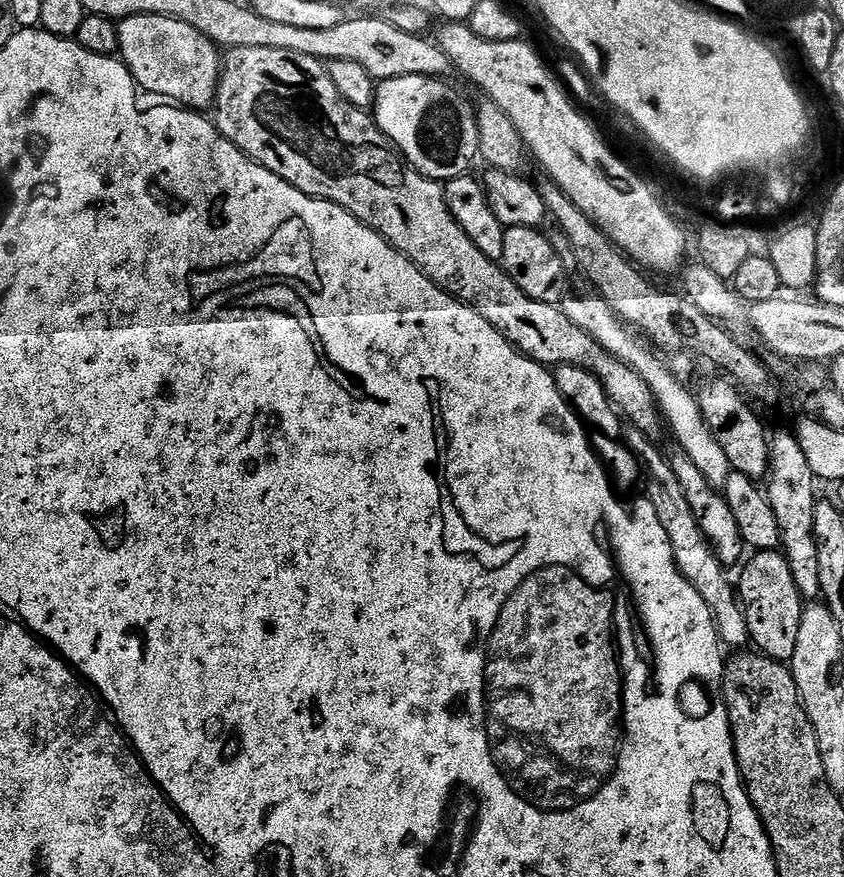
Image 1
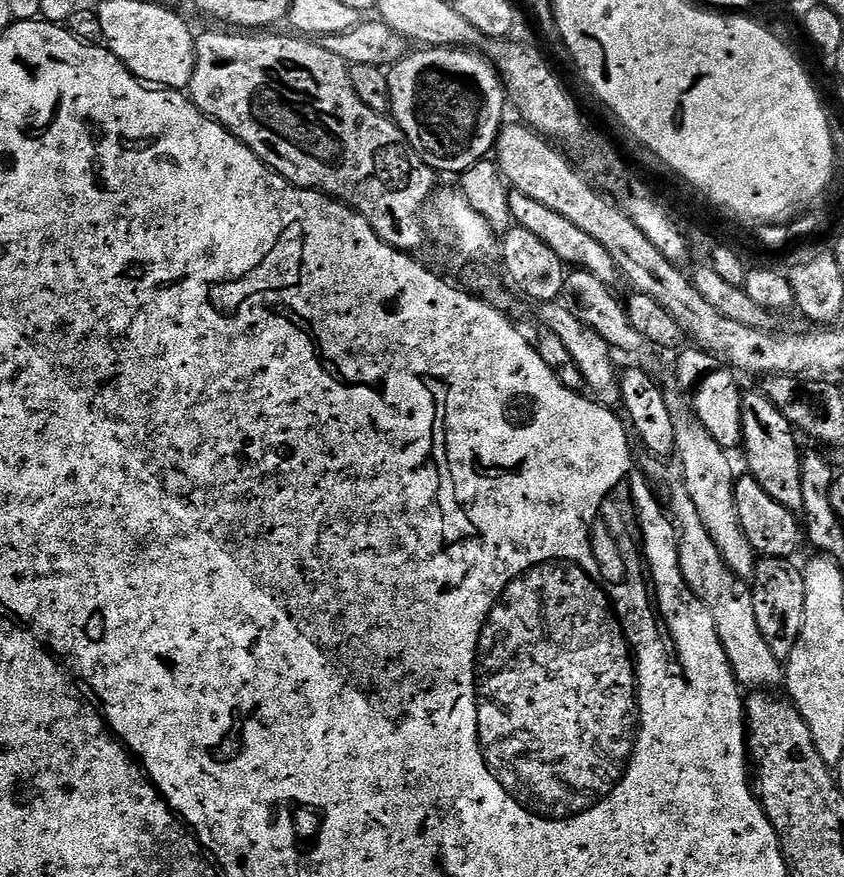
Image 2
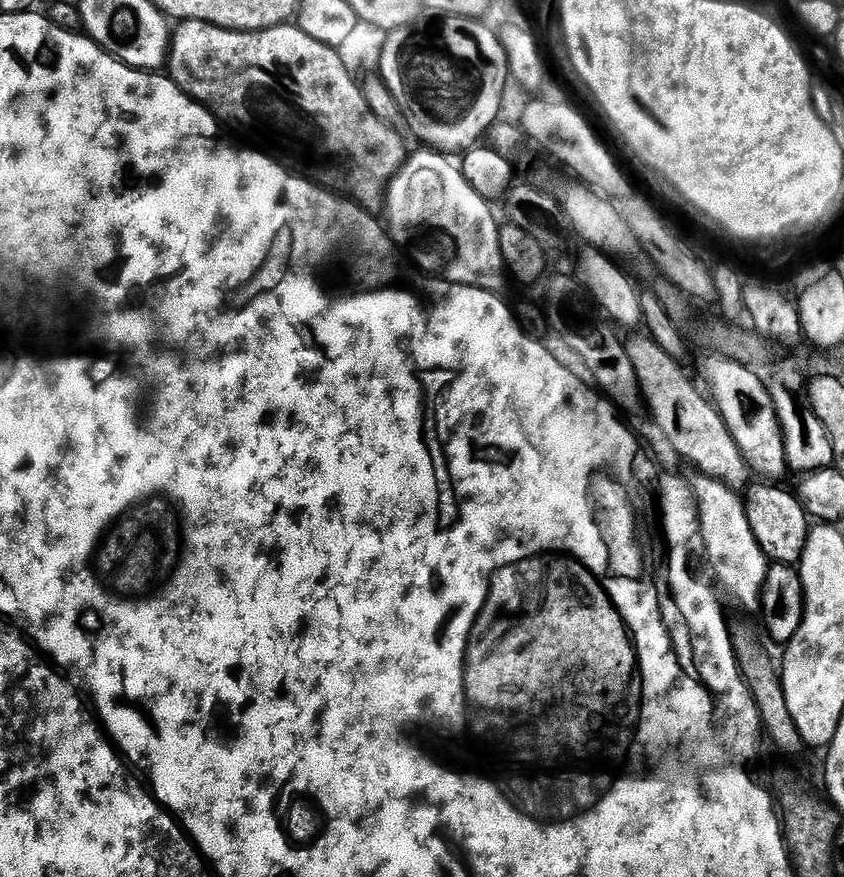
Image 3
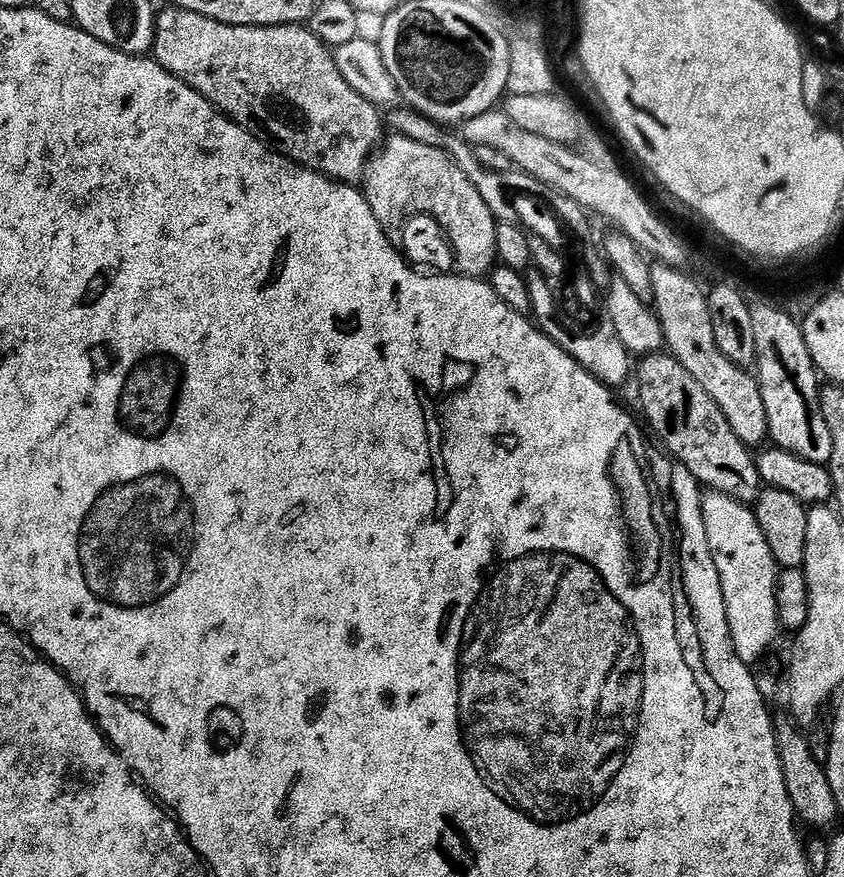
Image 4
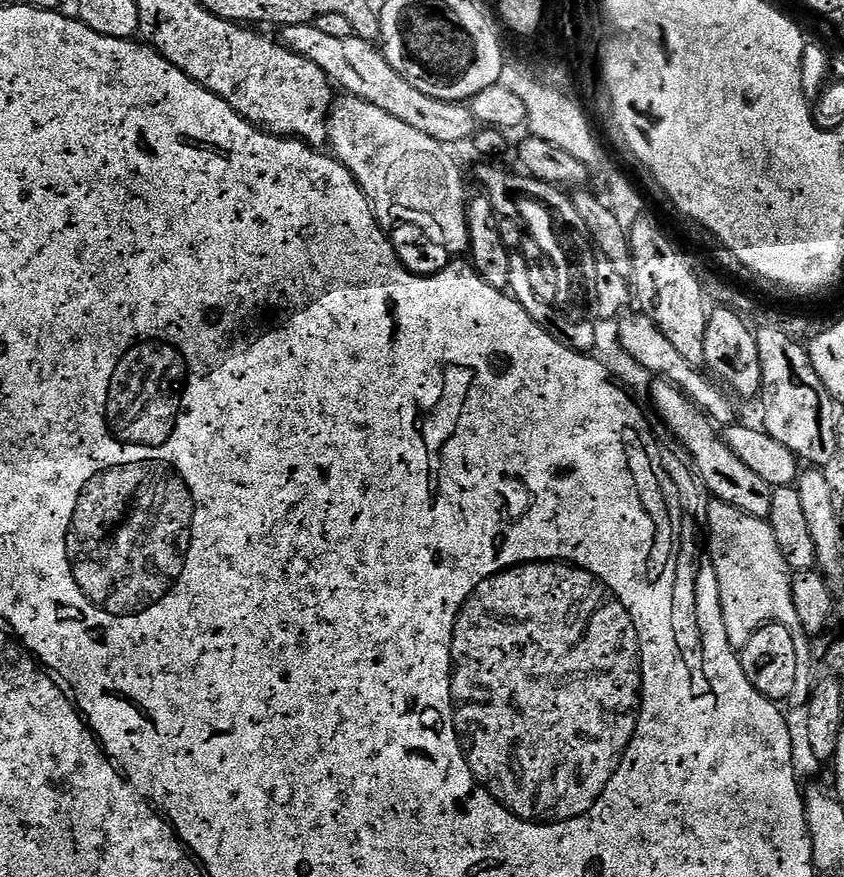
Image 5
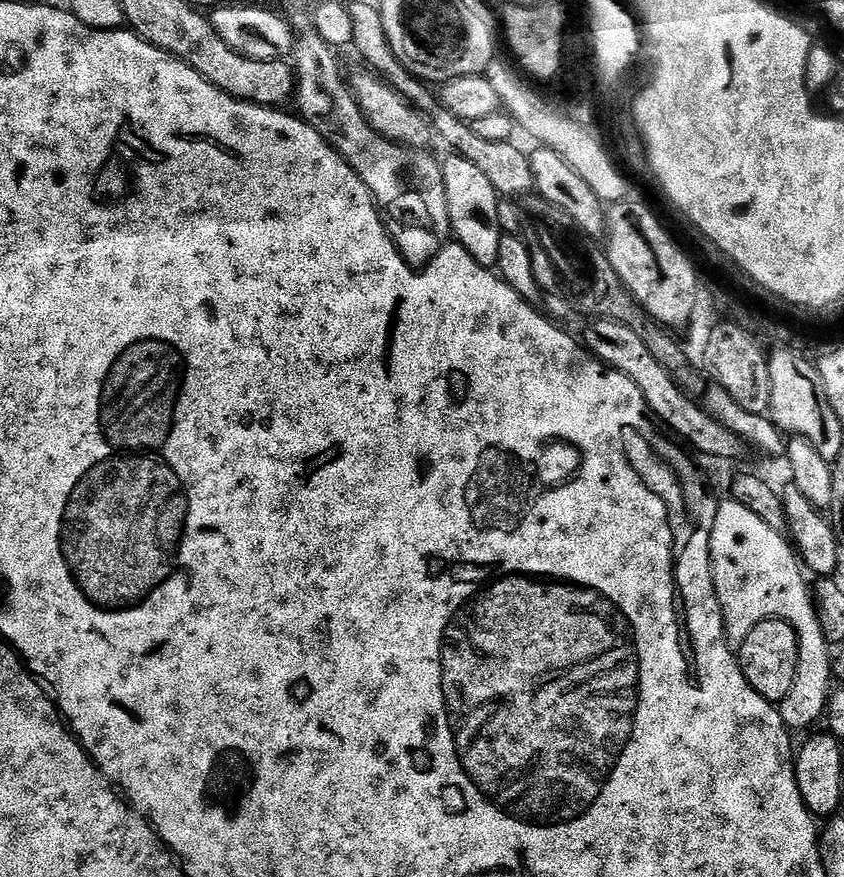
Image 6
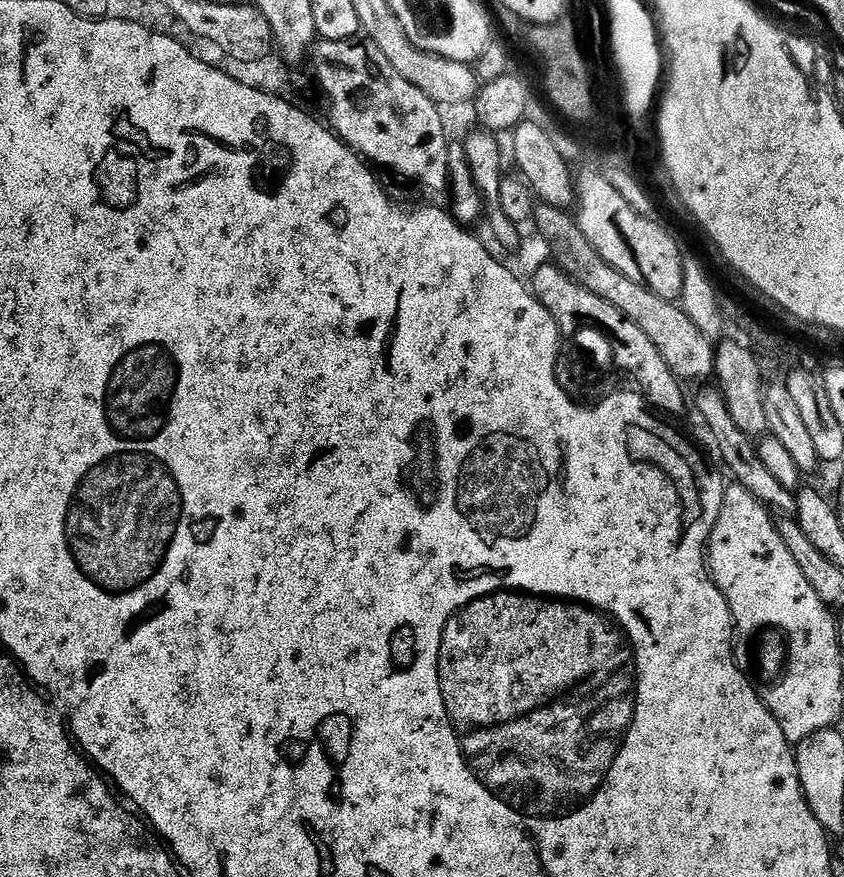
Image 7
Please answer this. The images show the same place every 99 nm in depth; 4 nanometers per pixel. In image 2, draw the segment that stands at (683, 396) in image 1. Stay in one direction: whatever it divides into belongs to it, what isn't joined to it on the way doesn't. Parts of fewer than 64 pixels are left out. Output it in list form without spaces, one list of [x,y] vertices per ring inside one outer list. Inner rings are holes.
[[[691,411],[676,412],[675,416],[675,455],[680,455],[679,475],[686,490],[690,490],[690,498],[698,508],[698,518],[702,518],[702,526],[706,528],[714,546],[718,548],[722,558],[731,572],[741,578],[748,578],[755,573],[758,554],[750,546],[744,536],[742,526],[738,522],[738,510],[734,506],[734,490],[736,480],[732,476],[732,464],[728,461],[729,453],[702,426]]]

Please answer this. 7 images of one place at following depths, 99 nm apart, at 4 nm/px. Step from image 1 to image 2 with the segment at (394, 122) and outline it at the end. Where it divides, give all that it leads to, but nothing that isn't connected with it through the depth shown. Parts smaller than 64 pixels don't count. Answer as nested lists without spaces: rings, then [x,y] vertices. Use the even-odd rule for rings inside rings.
[[[428,46],[420,51],[424,52],[409,51],[387,69],[392,99],[390,116],[427,167],[435,168],[440,174],[461,174],[495,149],[496,136],[506,120],[506,89],[492,63],[475,51],[460,46],[451,50]],[[443,72],[456,72],[456,76],[472,72],[472,76],[480,80],[480,88],[468,88],[468,92],[476,92],[476,95],[450,98],[446,85],[433,76]]]

